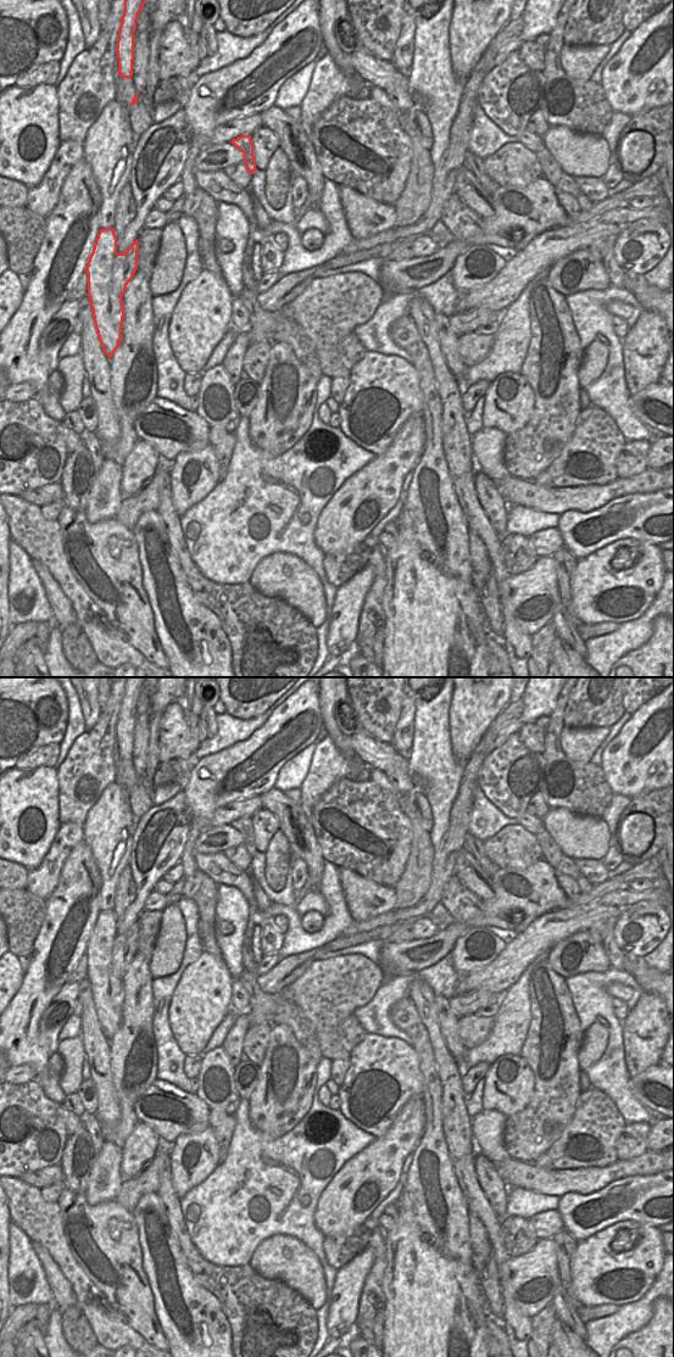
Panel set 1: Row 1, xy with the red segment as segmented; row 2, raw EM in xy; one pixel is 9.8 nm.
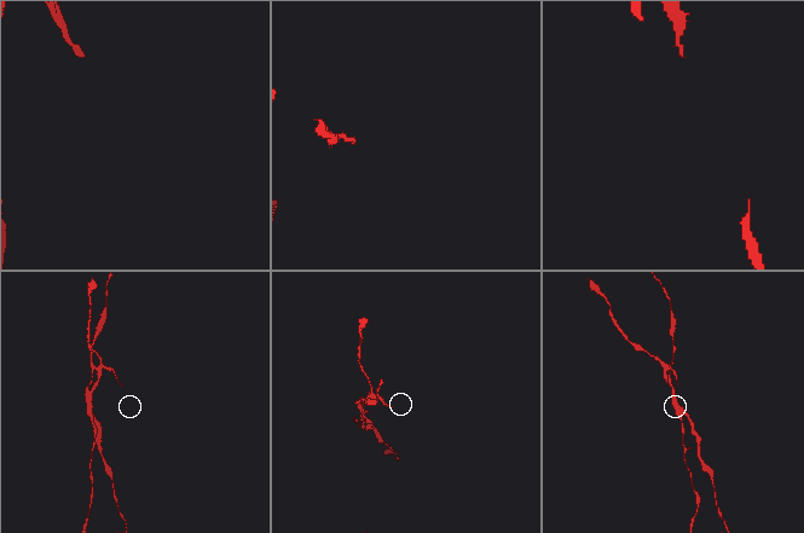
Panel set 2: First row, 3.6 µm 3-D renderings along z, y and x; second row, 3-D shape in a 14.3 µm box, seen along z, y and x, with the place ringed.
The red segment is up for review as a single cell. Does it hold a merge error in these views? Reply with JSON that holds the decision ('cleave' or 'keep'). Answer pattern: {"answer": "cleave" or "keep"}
{"answer": "cleave"}

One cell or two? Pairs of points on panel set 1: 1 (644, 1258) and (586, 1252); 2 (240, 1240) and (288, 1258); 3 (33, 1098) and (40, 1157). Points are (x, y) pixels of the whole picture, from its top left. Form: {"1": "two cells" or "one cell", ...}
{"1": "one cell", "2": "two cells", "3": "one cell"}

